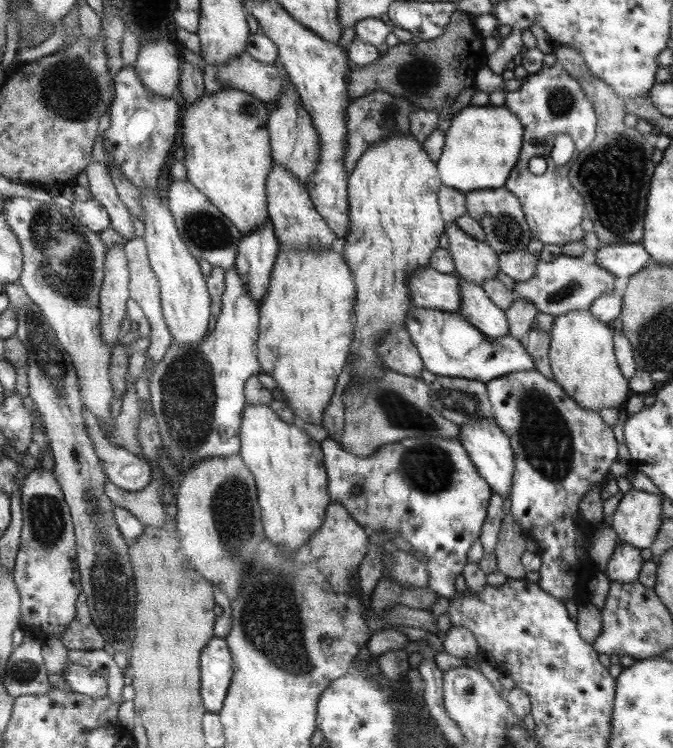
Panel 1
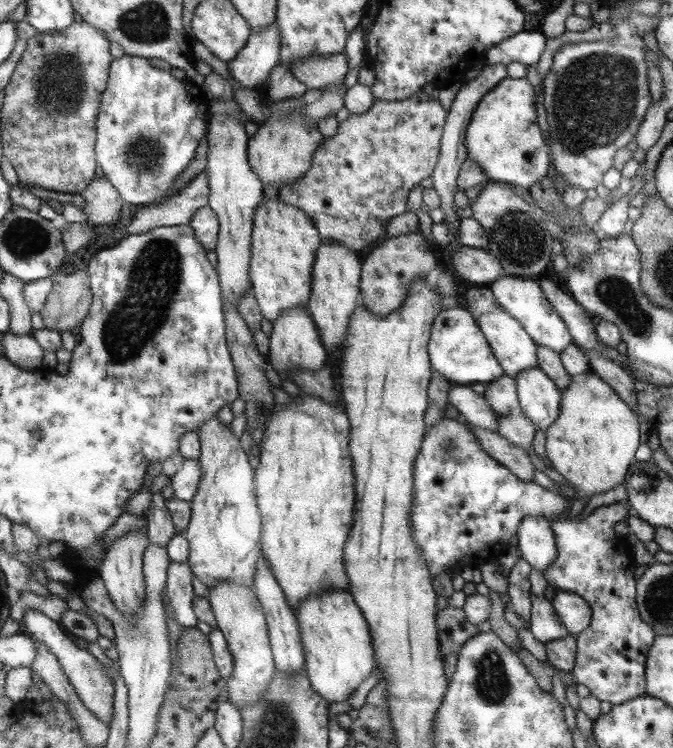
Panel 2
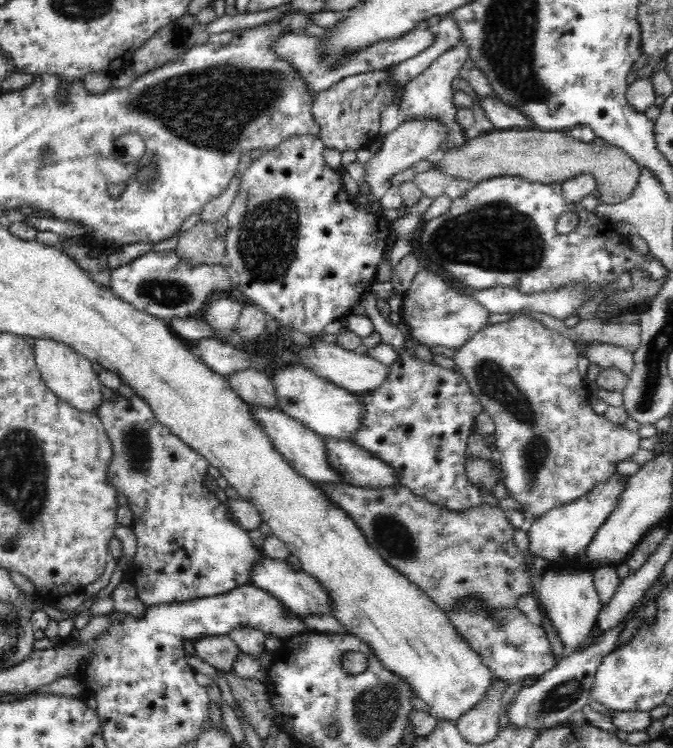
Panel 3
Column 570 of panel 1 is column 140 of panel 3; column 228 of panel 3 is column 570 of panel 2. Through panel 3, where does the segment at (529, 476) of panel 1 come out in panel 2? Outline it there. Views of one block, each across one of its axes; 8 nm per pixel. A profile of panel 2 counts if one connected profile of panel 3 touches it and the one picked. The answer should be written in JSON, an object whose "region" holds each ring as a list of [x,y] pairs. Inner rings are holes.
{"region":[[[627,502],[600,505],[596,511],[599,516],[593,513],[581,519],[577,514],[577,522],[567,516],[571,510],[561,514],[554,514],[549,518],[551,530],[554,531],[554,539],[557,543],[558,556],[553,564],[548,566],[542,576],[547,584],[555,590],[571,591],[590,603],[591,617],[587,633],[574,635],[576,640],[576,657],[573,668],[570,670],[572,677],[578,685],[588,688],[591,696],[601,702],[609,702],[611,705],[623,704],[632,698],[641,696],[646,692],[646,656],[654,642],[656,634],[641,620],[637,608],[635,608],[635,566],[617,566],[613,564],[615,558],[615,546],[619,546],[619,538],[613,532],[613,524],[624,520],[631,512]]]}

